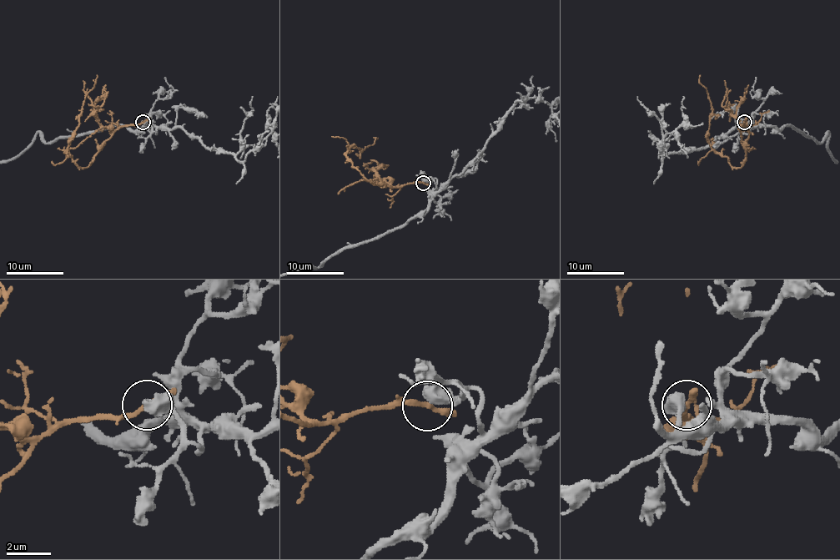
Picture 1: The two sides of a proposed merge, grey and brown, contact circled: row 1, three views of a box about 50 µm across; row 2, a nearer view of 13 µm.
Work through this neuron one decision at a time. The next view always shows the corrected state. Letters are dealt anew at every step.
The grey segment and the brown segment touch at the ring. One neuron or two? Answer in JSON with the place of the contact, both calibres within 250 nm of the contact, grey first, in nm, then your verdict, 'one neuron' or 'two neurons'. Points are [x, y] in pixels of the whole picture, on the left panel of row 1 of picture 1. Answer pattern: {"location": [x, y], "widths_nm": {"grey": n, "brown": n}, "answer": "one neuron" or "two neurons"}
{"location": [143, 122], "widths_nm": {"grey": 700, "brown": 220}, "answer": "two neurons"}

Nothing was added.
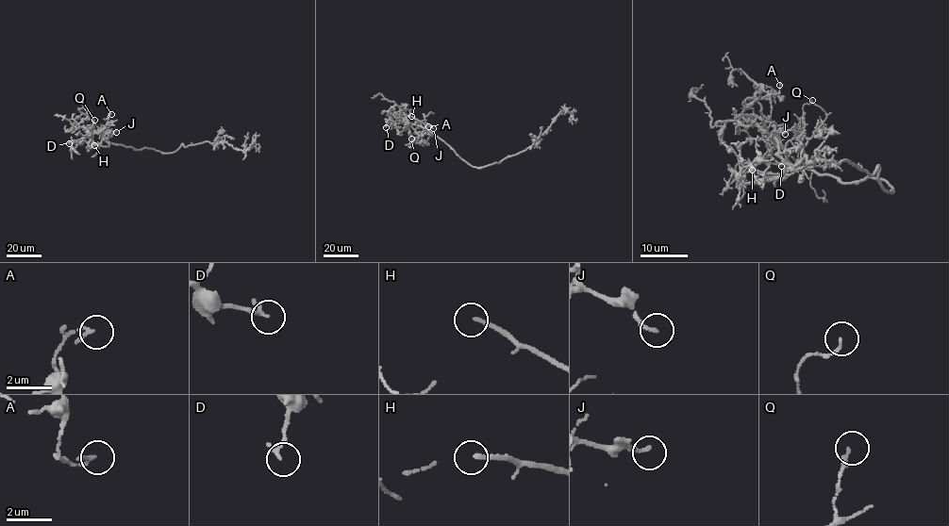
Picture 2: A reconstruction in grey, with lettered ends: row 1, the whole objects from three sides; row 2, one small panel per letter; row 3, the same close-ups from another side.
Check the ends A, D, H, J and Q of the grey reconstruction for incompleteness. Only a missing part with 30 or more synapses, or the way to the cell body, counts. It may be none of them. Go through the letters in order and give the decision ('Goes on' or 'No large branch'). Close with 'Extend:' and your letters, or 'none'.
A: No large branch
D: No large branch
H: Goes on
J: No large branch
Q: No large branch
Extend: H

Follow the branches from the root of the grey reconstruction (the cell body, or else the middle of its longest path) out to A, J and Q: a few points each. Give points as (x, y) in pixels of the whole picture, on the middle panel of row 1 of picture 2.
A: (476, 167), (417, 123), (424, 123), (428, 126)
J: (476, 167), (463, 160), (436, 135), (411, 124), (419, 137), (427, 125), (433, 128)
Q: (476, 167), (467, 164), (443, 141), (422, 127), (407, 125), (411, 139)

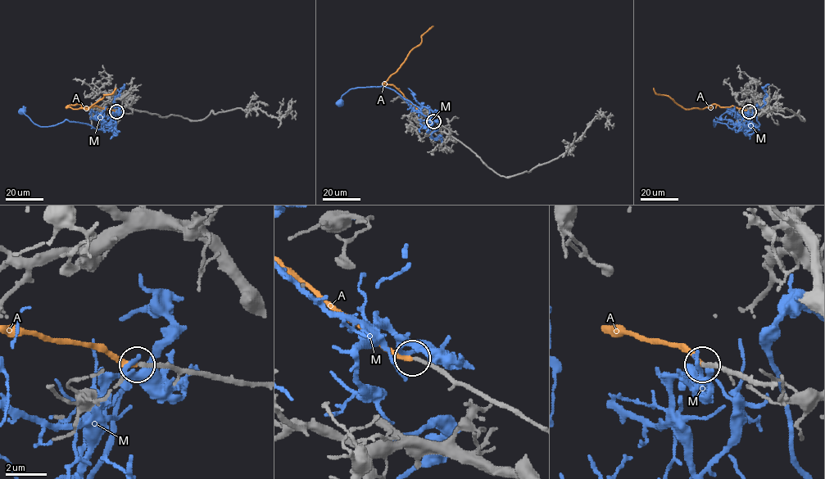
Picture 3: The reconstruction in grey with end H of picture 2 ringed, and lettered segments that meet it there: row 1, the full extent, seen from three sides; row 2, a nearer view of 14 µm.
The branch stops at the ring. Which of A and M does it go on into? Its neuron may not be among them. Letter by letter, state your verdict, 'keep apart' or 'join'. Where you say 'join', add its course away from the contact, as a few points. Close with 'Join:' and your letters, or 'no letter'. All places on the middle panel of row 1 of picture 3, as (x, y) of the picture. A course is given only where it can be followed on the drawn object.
A: join | via (433, 121), (392, 84), (383, 83), (411, 50), (420, 43), (421, 36), (433, 26)
M: keep apart
Join: A

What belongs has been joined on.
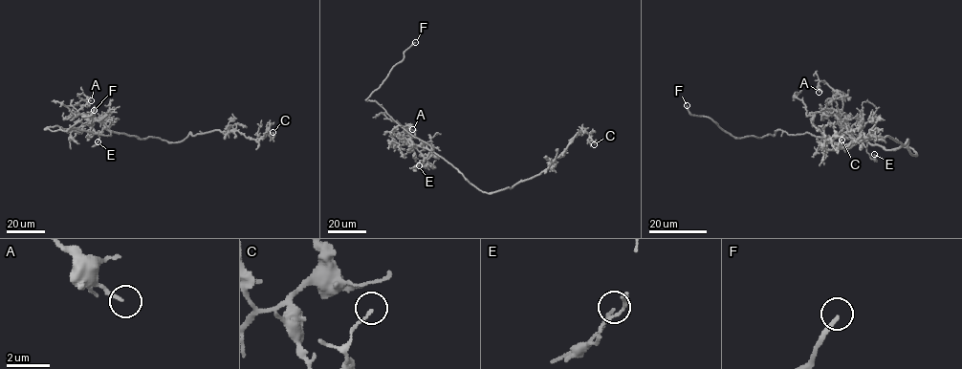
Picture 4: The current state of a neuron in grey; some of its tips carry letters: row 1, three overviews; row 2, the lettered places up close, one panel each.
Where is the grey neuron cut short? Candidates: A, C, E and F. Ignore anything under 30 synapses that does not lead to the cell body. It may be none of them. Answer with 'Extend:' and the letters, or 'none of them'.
Extend: F

